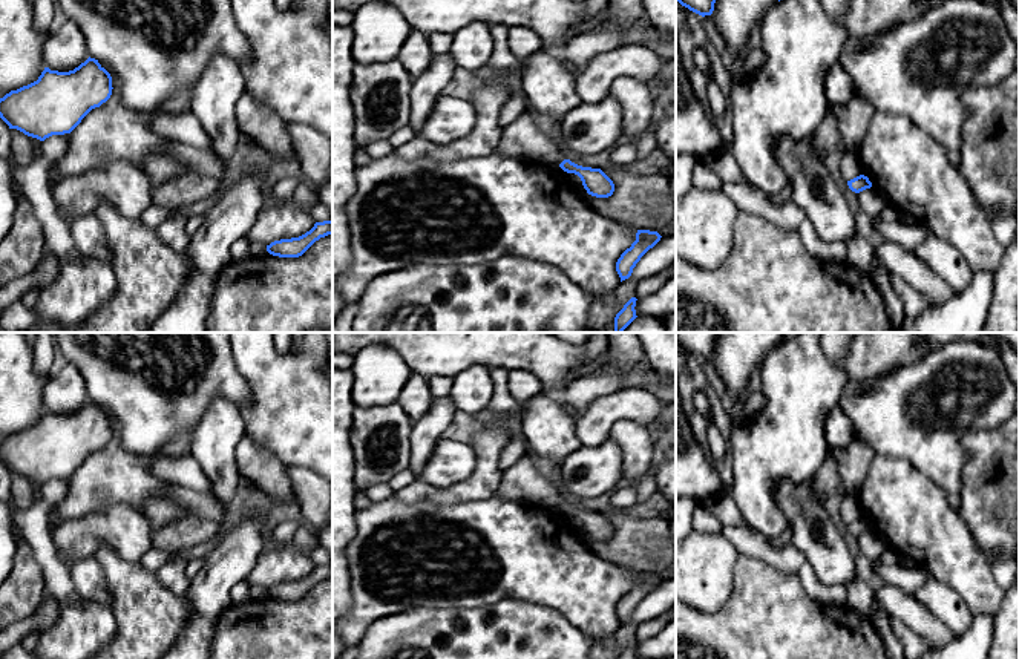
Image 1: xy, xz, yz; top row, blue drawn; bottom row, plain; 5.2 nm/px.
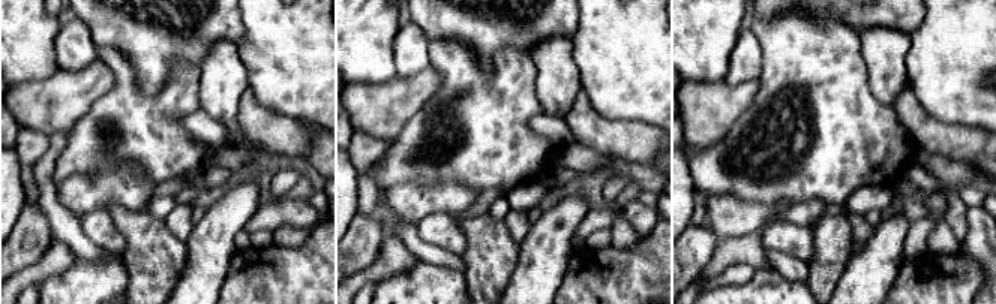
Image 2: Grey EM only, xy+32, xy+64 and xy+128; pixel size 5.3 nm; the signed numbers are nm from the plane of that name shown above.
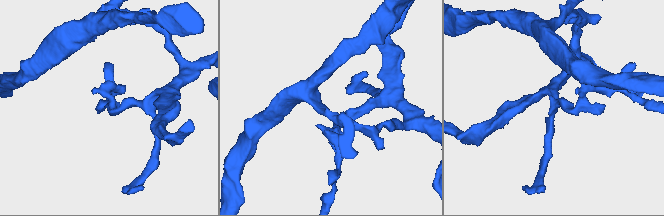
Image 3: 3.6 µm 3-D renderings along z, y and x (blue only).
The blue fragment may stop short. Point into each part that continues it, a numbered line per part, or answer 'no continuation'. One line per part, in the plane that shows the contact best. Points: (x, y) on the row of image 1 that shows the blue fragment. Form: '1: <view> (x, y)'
1: xz (521, 138)

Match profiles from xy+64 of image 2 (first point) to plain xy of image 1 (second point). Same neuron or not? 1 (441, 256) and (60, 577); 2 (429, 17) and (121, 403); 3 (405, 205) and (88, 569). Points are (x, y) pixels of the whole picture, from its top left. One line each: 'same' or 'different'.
1: same
2: same
3: different

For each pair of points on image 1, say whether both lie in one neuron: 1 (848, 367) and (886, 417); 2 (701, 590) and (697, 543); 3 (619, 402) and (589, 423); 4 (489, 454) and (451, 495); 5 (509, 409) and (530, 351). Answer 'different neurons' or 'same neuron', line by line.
1: different neurons
2: same neuron
3: same neuron
4: same neuron
5: different neurons

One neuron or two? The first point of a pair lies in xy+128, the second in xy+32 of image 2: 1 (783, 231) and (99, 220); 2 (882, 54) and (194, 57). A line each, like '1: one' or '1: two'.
1: one
2: two

